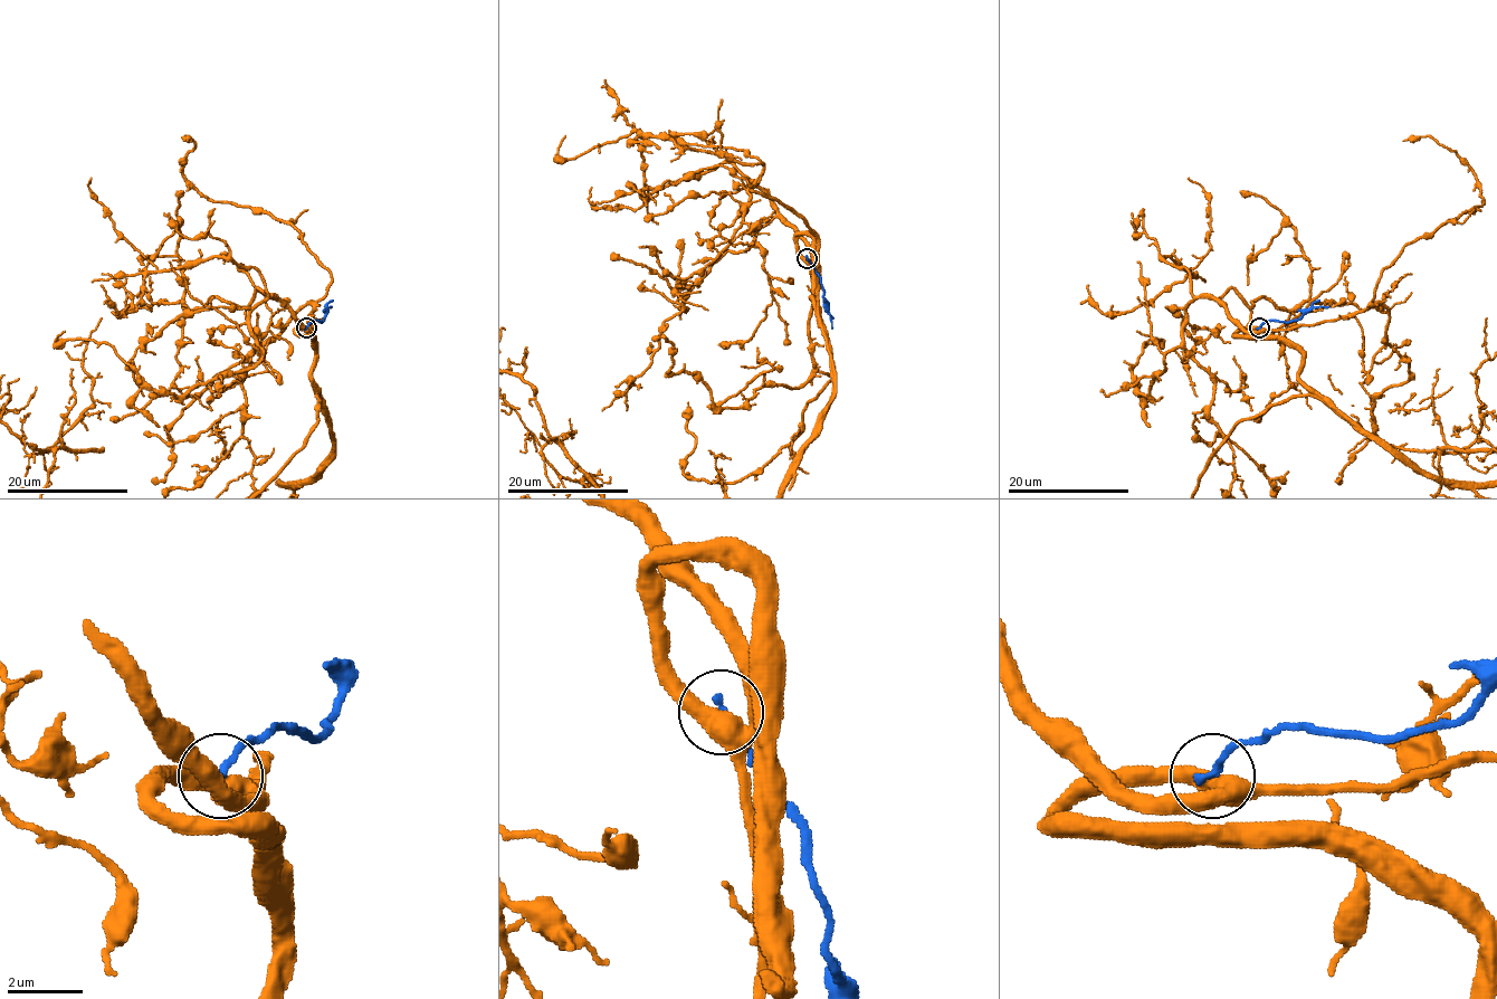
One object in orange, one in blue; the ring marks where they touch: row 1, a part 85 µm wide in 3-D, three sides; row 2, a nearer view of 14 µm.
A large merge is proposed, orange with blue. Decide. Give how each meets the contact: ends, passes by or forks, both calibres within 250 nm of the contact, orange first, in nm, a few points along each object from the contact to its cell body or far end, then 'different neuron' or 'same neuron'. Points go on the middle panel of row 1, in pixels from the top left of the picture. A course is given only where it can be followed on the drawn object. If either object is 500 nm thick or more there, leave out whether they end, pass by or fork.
orange forks | blue ends | 460/200 nm | blue via (807, 258), (820, 277), (832, 327) | different neuron

